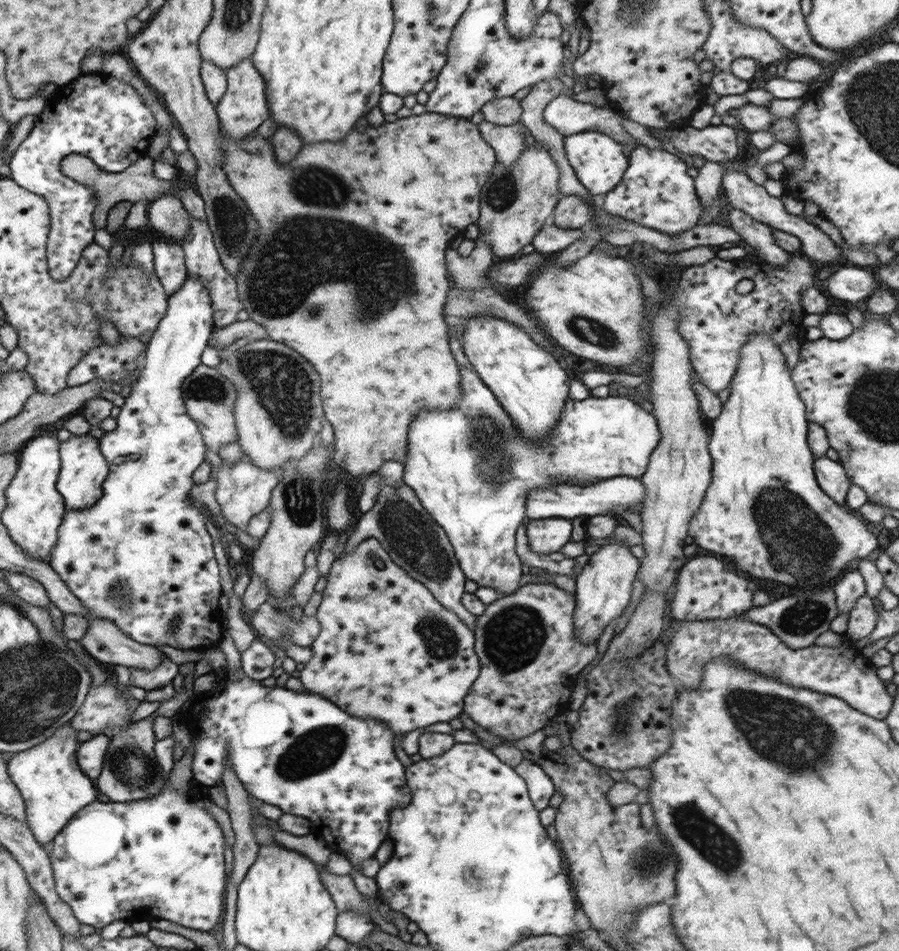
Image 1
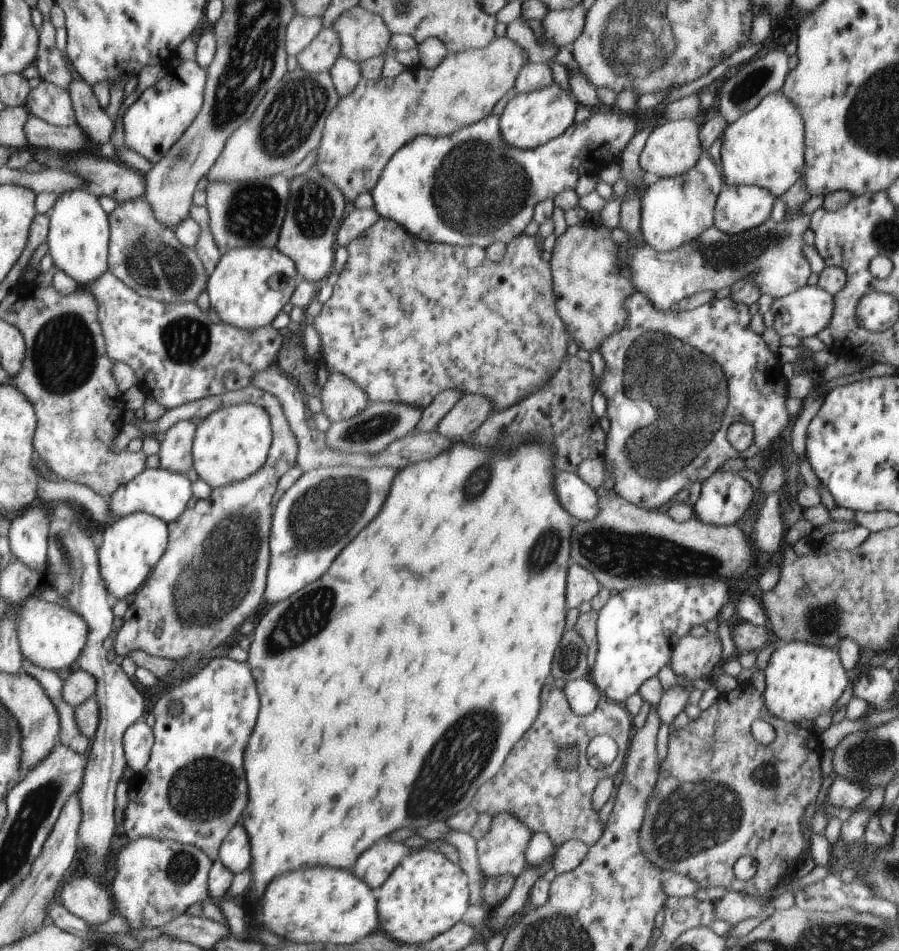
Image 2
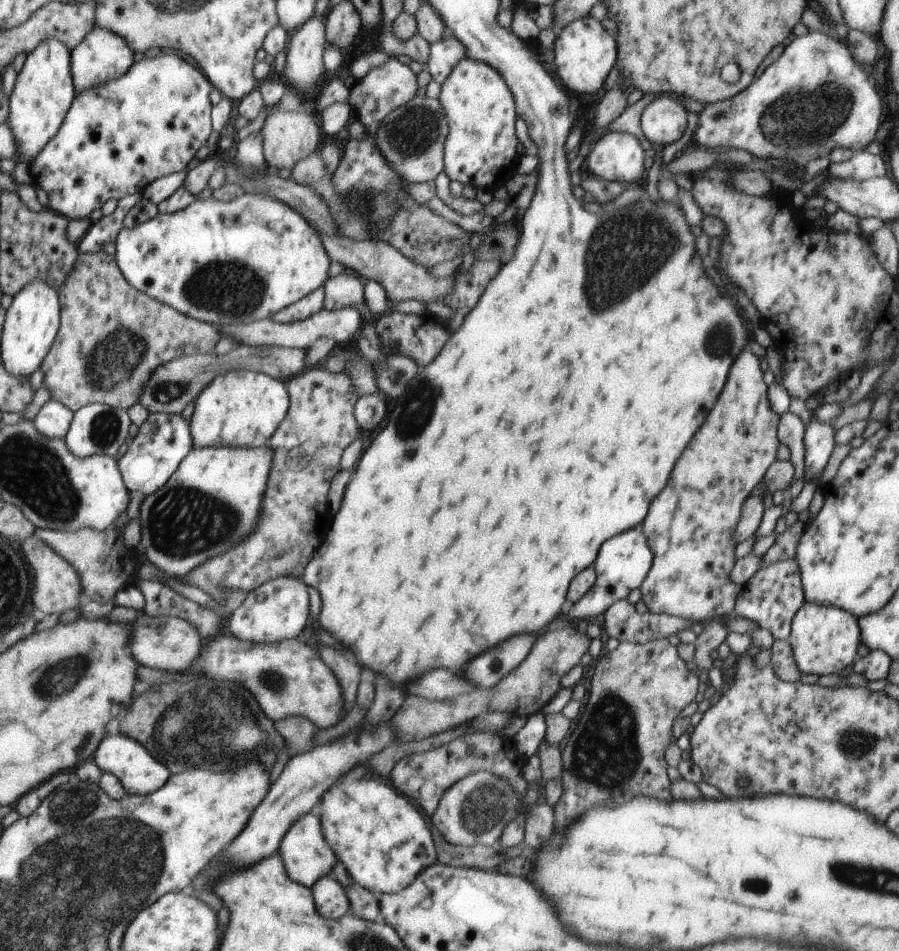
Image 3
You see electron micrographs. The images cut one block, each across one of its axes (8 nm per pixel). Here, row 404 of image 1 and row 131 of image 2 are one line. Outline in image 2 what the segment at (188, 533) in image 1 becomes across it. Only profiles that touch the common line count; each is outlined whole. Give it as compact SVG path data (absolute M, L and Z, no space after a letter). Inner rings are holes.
M195 60L170 64L163 79L147 88L135 103L126 108L121 118L126 148L134 150L154 165L160 162L198 116L206 81L207 69Z

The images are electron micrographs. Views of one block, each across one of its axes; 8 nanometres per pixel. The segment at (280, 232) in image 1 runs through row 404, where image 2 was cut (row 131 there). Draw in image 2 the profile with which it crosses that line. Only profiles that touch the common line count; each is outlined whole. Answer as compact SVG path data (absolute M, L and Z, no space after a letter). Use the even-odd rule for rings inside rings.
M496 37L488 46L459 53L448 53L433 69L418 64L402 71L396 77L362 80L352 94L339 99L326 119L323 133L316 149L318 156L312 167L326 175L340 188L346 201L354 202L363 192L376 186L387 161L407 142L420 135L448 136L461 128L477 123L492 114L496 102L514 87L520 71L528 62L525 50L508 37Z

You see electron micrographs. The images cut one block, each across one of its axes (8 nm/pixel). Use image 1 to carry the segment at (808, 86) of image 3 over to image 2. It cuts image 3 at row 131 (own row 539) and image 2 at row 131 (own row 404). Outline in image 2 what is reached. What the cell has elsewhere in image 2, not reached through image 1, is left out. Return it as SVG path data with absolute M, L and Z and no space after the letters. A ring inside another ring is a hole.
M782 89L769 92L756 108L732 121L723 130L721 140L721 161L728 186L767 188L778 198L805 172L804 121L800 109Z

